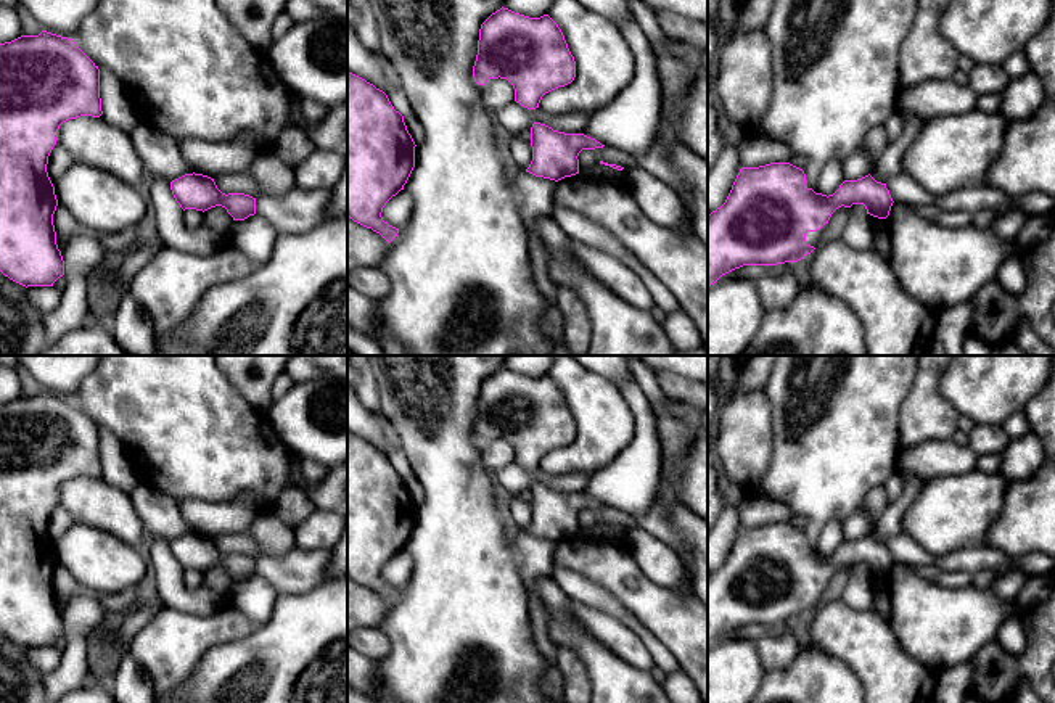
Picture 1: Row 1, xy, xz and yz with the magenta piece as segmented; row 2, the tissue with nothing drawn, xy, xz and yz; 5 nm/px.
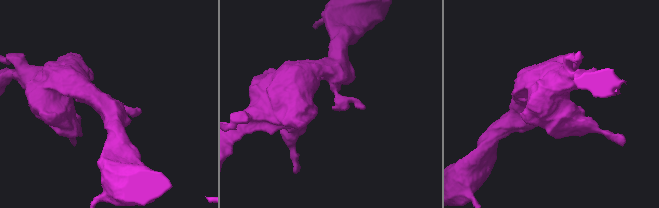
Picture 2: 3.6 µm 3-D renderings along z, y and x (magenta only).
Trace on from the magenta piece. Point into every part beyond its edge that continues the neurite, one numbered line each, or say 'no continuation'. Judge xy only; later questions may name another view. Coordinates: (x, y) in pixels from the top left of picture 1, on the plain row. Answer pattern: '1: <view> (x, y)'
no continuation

